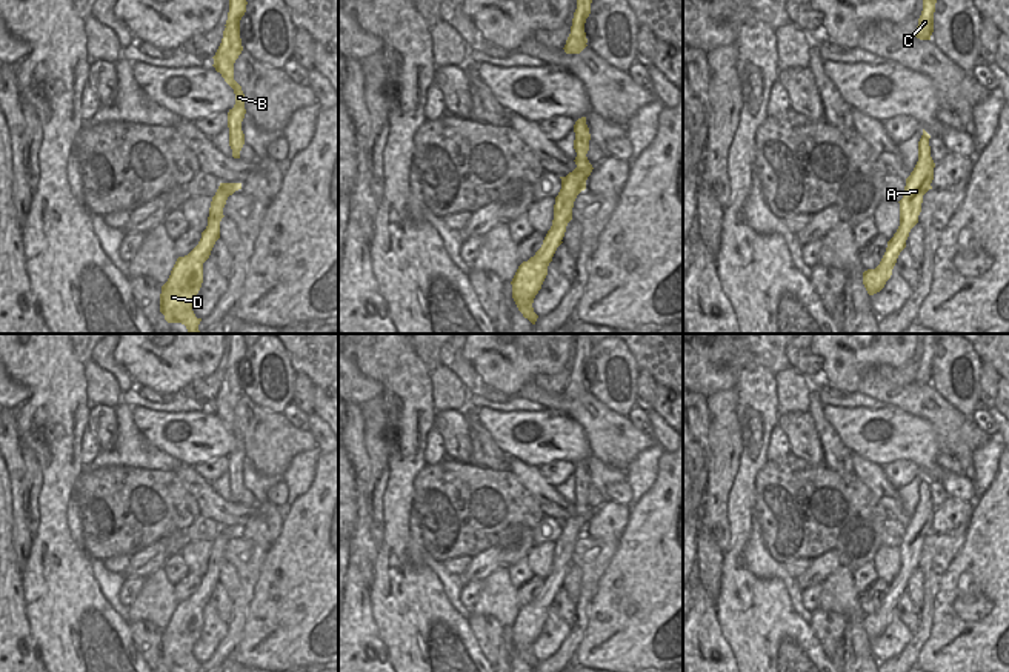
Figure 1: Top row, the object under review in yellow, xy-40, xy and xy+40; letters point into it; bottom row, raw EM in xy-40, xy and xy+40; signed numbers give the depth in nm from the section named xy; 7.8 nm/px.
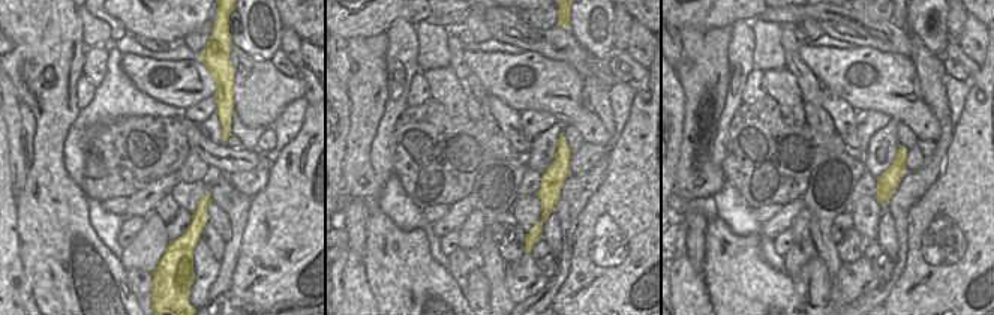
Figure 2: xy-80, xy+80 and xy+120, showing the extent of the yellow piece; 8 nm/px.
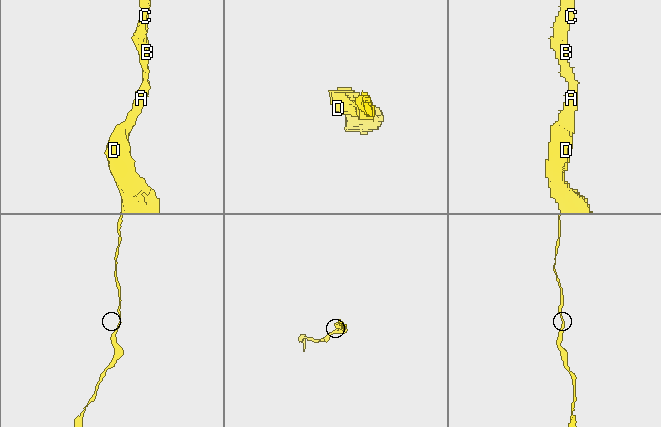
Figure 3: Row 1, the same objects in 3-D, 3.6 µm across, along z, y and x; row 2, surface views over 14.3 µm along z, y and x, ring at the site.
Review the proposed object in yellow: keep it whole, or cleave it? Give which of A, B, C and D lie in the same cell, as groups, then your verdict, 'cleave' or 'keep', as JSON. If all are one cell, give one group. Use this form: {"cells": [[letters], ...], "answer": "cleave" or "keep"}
{"cells": [["A", "B", "C", "D"]], "answer": "keep"}

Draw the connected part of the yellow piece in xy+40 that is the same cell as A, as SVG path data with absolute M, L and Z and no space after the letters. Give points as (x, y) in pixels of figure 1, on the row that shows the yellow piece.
M923 129L918 141L918 161L906 178L903 198L900 203L900 226L894 237L887 241L886 252L875 269L863 272L863 284L869 295L880 292L892 275L900 252L906 248L911 229L918 223L923 195L932 189L935 163L931 157L931 135Z

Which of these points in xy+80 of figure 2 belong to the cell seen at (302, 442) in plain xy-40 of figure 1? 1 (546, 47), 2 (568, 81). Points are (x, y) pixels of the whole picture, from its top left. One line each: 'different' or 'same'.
1: same
2: different

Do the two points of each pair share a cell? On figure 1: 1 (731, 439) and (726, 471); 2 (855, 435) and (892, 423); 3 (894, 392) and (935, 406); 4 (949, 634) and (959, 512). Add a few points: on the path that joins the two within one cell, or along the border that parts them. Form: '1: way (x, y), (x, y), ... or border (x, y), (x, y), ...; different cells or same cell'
1: way (726, 446), (726, 463); same cell
2: way (865, 432), (879, 432), (883, 428); same cell
3: way (905, 397), (925, 402); same cell
4: border (974, 503), (971, 520), (966, 525); different cells

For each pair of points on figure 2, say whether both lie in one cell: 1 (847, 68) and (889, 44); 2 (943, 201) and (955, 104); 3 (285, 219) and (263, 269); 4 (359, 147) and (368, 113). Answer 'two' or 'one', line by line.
1: two
2: two
3: one
4: one

